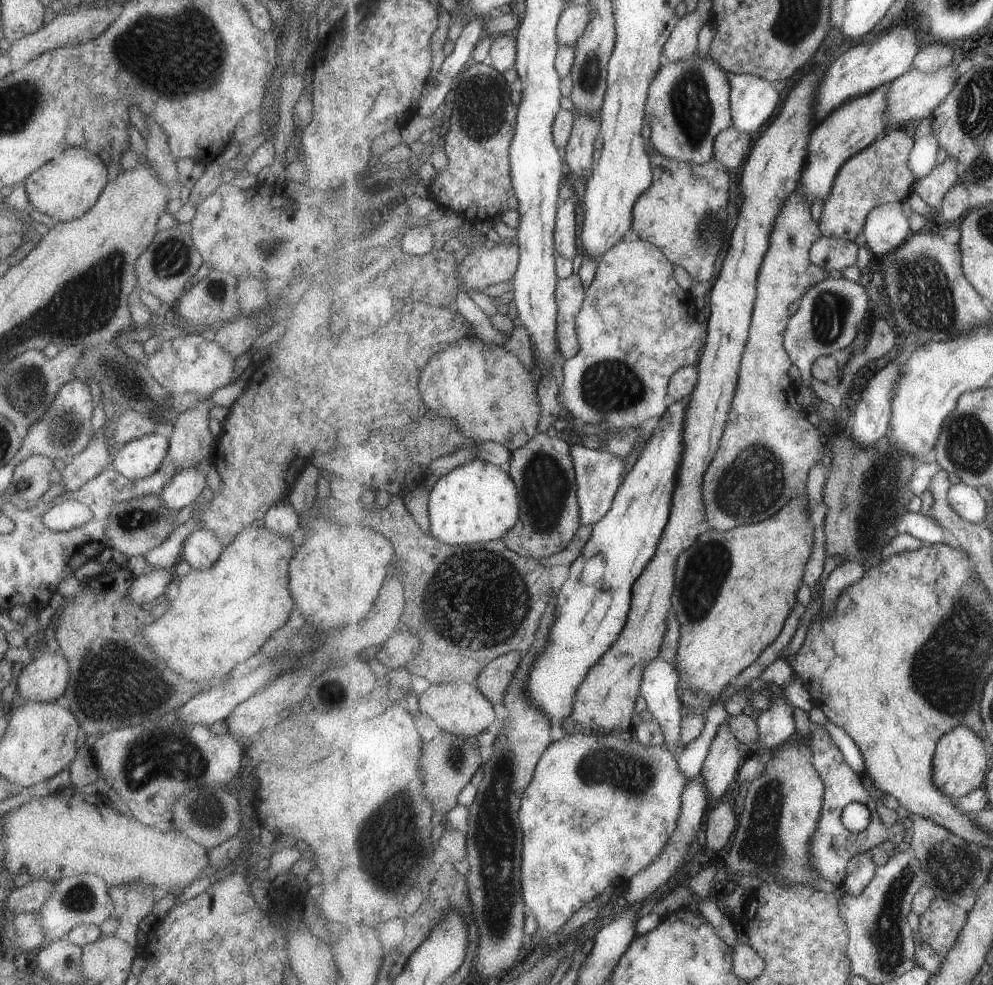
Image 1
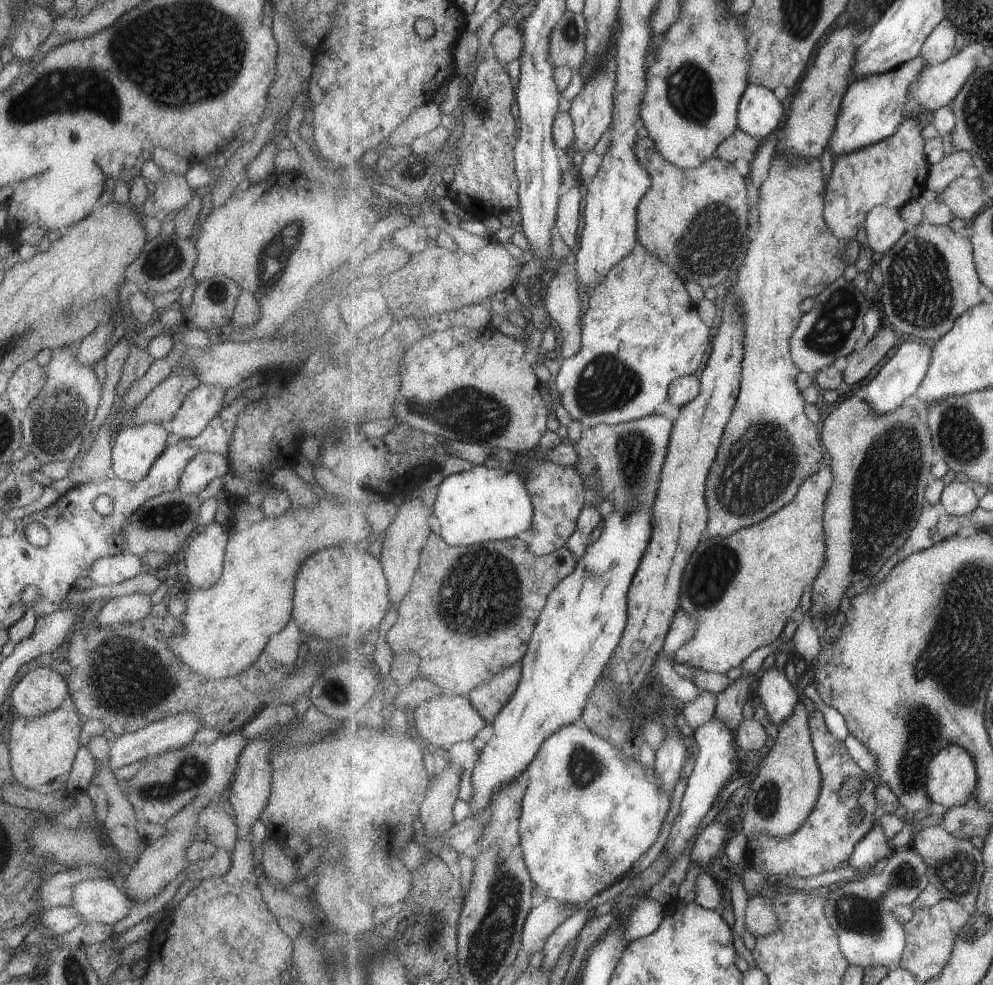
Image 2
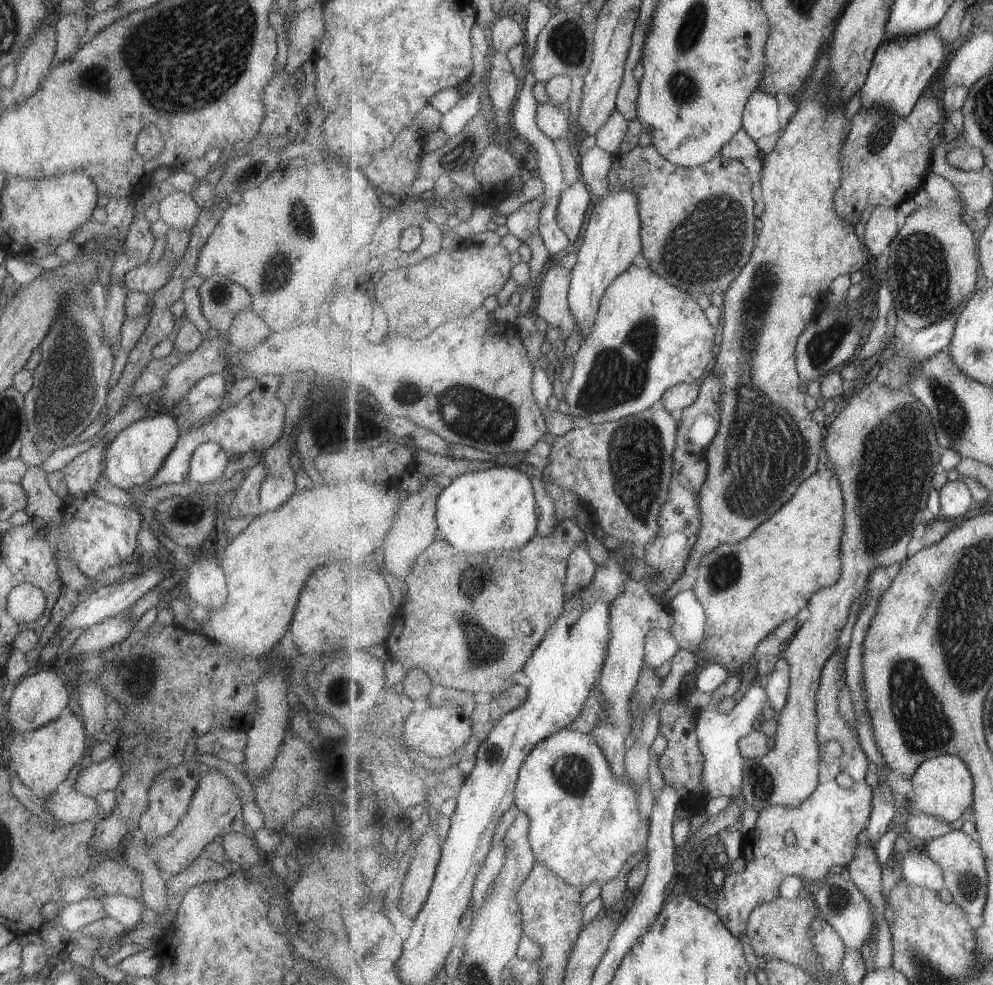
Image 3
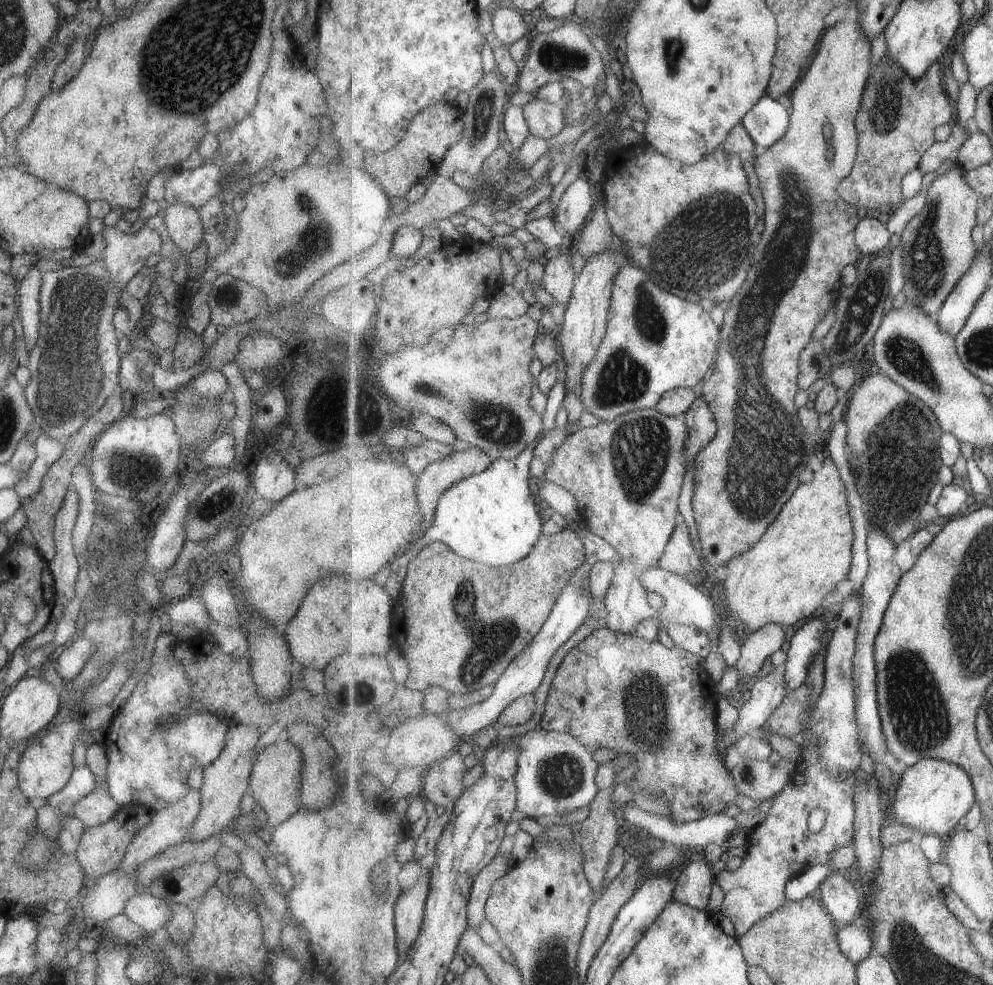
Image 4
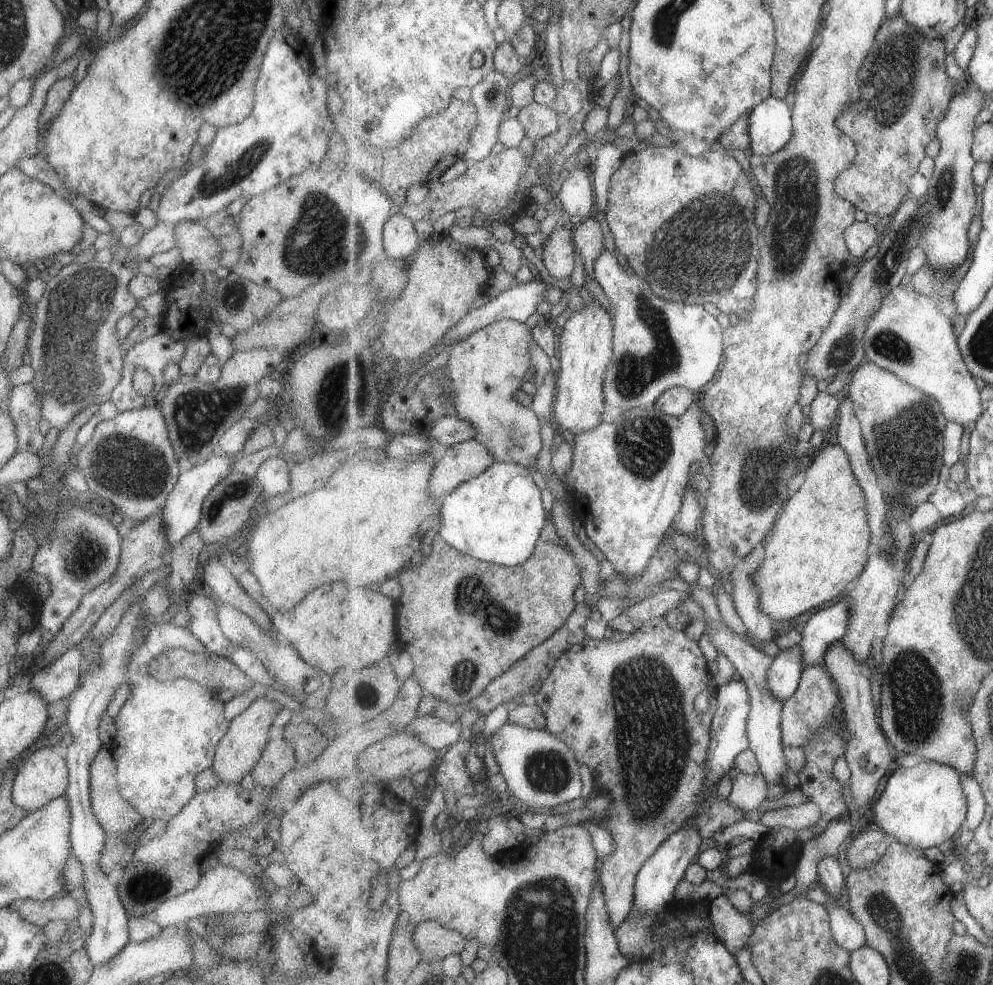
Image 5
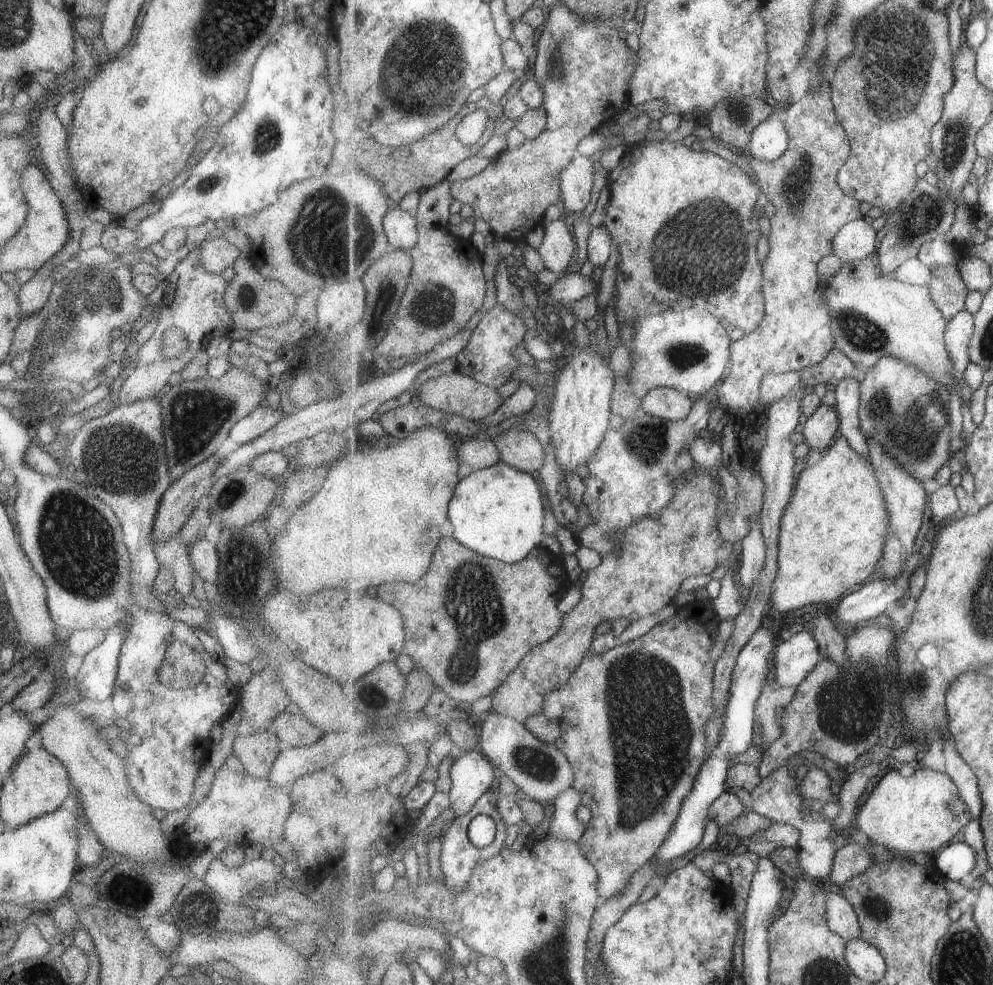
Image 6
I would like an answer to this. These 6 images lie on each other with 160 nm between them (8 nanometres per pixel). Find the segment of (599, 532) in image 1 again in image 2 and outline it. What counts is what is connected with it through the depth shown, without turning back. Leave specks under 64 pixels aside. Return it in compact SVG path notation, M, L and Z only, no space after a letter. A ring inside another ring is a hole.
M642 509L635 512L615 510L612 516L603 520L601 536L579 560L575 572L566 576L551 592L545 610L539 615L538 626L534 630L527 654L522 658L524 665L518 691L497 715L493 724L493 734L475 762L472 776L475 790L471 802L468 803L469 816L489 809L495 795L503 787L523 776L550 736L573 724L579 716L583 716L587 701L590 699L589 694L605 674L611 657L622 642L629 620L630 588L653 535L654 518L651 510Z

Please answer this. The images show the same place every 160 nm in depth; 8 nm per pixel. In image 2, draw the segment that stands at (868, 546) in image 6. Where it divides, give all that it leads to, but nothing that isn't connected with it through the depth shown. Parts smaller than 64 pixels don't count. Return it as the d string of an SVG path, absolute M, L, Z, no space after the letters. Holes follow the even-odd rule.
M823 467L817 474L810 476L802 487L799 489L798 495L795 497L793 502L787 504L779 512L774 515L769 516L765 520L758 522L757 524L748 526L747 528L739 529L735 534L726 537L711 537L706 536L699 543L697 550L695 550L694 555L691 557L690 563L687 564L686 574L682 580L682 591L681 591L681 606L699 623L698 629L696 630L696 635L690 643L682 646L678 652L675 654L675 660L677 664L682 664L685 666L697 667L705 671L720 672L725 674L729 672L731 668L739 668L752 652L758 651L759 648L770 645L774 643L783 632L783 628L787 626L787 622L793 619L793 614L798 610L799 605L802 603L803 593L806 588L813 585L817 580L819 573L822 571L824 564L826 563L826 528L824 527L824 520L826 514L826 502L827 497L830 495L831 487L834 483L834 472L832 467Z

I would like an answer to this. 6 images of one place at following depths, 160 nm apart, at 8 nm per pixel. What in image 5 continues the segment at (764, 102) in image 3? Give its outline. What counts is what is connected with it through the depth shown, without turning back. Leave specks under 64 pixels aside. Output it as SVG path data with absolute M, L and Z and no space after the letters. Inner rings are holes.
M773 96L752 109L750 116L751 150L768 157L779 152L794 133L792 107Z

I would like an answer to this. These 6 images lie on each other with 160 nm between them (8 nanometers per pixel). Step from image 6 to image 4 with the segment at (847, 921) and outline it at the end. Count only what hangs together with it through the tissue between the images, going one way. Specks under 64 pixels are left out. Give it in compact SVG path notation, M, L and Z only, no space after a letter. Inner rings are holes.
M862 921L839 927L838 941L842 951L857 965L875 952L872 933Z

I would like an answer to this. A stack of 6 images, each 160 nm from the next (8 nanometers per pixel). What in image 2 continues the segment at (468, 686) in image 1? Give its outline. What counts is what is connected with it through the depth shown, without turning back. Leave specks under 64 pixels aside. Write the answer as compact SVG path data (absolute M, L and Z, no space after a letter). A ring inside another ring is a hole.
M443 690L431 700L414 709L414 716L417 737L423 738L445 751L457 742L472 740L488 723L474 707L468 695L455 695Z

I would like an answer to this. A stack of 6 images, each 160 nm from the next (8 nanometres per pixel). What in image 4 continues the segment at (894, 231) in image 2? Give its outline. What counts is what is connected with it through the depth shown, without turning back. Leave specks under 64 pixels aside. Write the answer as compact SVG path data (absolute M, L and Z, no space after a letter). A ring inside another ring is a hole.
M864 218L856 228L856 243L862 250L862 254L878 254L887 251L891 232L883 222L876 218Z

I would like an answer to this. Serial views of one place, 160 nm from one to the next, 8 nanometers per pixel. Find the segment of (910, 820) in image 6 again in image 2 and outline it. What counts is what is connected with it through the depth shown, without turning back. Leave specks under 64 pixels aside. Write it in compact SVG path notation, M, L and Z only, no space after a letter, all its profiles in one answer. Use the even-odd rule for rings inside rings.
M961 745L943 747L928 766L927 790L931 800L952 809L967 804L977 792L973 755Z

